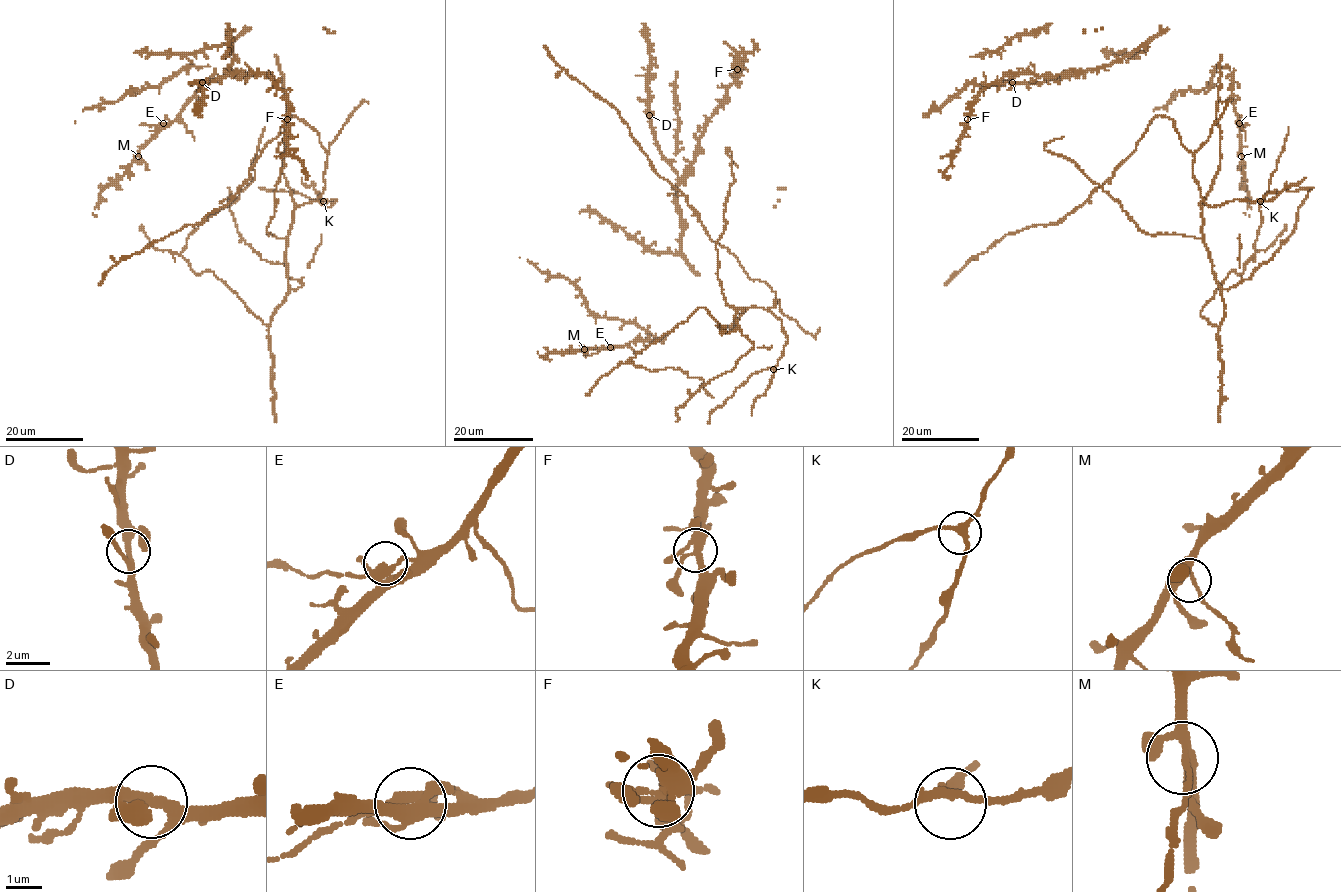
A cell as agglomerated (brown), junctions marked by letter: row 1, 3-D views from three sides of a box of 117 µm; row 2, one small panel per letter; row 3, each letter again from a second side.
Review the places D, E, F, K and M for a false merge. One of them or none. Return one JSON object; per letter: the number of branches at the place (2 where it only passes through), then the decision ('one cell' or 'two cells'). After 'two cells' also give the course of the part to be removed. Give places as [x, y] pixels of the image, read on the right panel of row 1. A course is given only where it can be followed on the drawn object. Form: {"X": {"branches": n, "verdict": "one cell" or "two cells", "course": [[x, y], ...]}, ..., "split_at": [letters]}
{"D": {"branches": 4, "verdict": "one cell"}, "E": {"branches": 4, "verdict": "one cell"}, "F": {"branches": 4, "verdict": "one cell"}, "K": {"branches": 4, "verdict": "one cell"}, "M": {"branches": 4, "verdict": "one cell"}, "split_at": []}

